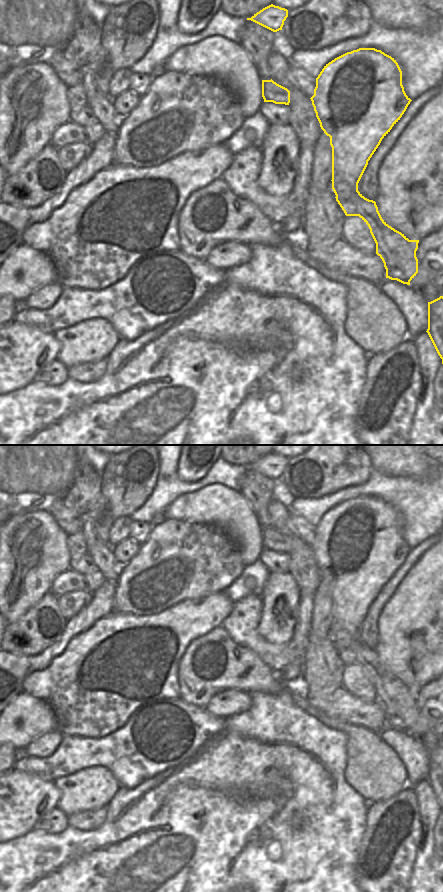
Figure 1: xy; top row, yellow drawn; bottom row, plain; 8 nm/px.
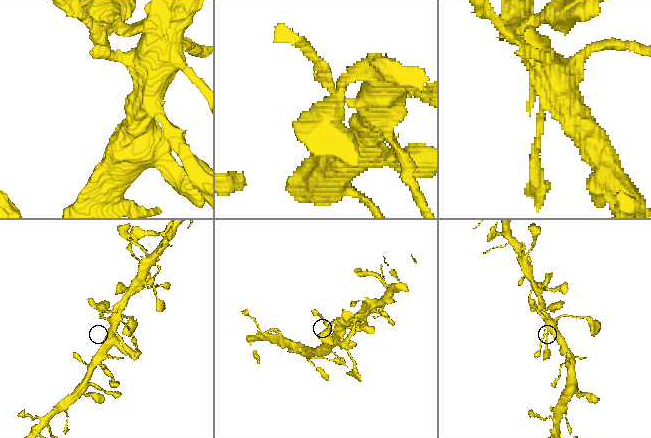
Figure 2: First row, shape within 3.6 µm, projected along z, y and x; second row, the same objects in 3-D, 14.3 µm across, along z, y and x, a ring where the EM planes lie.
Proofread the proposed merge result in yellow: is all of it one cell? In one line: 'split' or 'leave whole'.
leave whole

